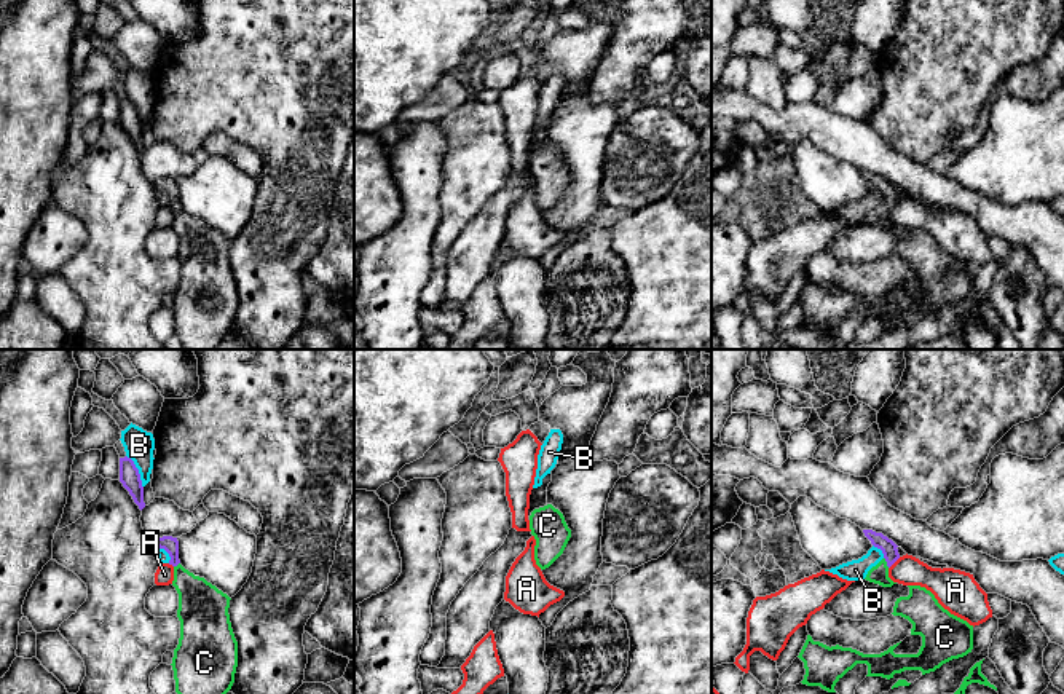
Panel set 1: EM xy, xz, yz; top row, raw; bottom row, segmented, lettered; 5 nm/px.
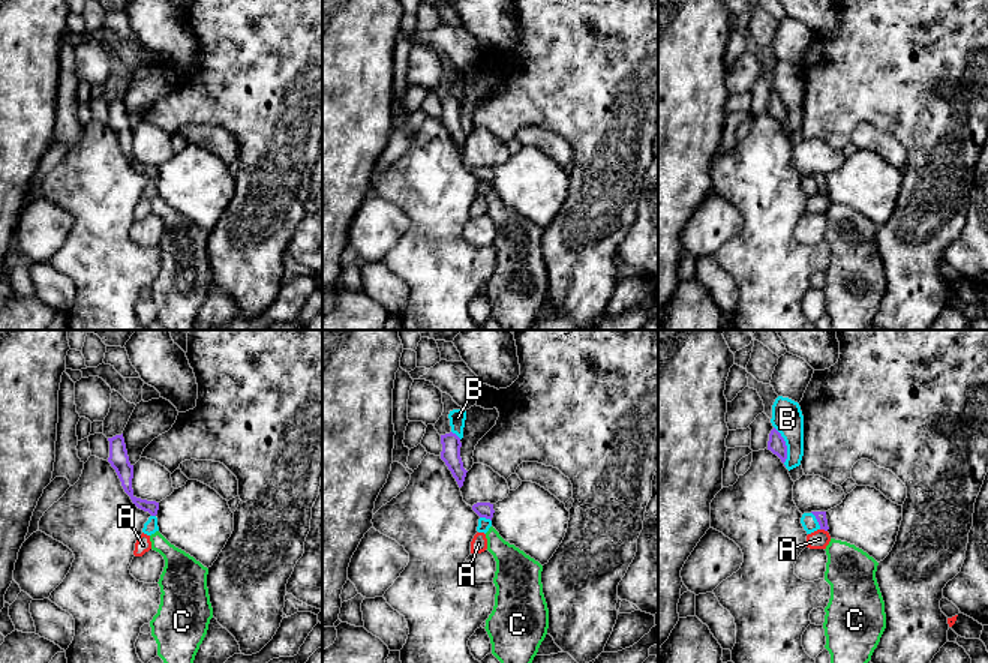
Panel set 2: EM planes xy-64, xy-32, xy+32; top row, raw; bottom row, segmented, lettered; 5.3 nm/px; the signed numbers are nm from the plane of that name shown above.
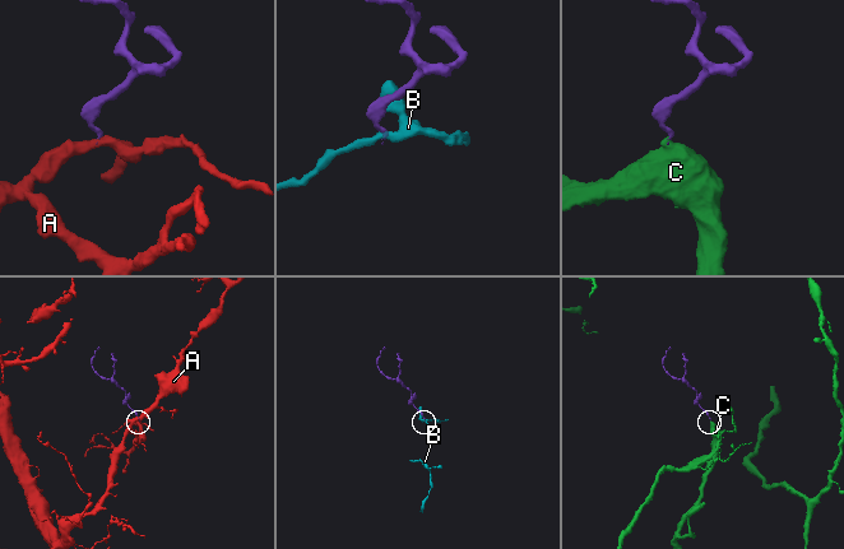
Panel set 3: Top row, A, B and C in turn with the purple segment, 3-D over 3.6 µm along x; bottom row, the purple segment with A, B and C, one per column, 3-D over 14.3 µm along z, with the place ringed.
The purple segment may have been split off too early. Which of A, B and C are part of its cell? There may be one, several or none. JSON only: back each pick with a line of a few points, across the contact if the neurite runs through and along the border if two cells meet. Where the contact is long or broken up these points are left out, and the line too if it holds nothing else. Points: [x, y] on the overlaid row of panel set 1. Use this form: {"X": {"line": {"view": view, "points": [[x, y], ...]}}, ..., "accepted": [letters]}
{"C": {"line": {"view": "yz", "points": [[878, 540], [887, 549], [886, 560], [879, 575]]}}, "accepted": ["C"]}

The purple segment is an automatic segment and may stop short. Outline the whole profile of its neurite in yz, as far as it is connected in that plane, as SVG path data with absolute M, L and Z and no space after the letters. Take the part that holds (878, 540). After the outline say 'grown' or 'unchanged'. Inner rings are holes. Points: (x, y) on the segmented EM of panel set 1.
M863 530L863 533L884 554L884 558L868 571L865 579L882 587L892 587L897 582L889 578L889 568L900 558L898 546L882 533L873 530Z; grown

